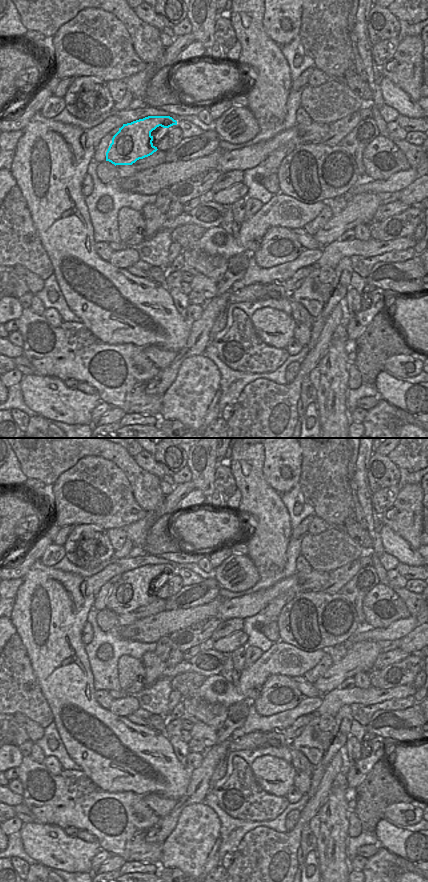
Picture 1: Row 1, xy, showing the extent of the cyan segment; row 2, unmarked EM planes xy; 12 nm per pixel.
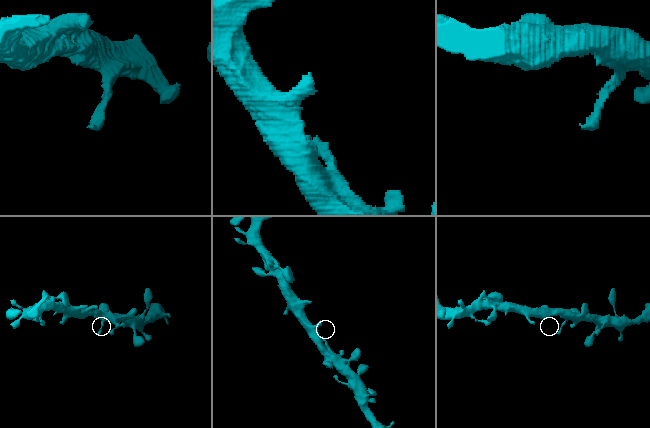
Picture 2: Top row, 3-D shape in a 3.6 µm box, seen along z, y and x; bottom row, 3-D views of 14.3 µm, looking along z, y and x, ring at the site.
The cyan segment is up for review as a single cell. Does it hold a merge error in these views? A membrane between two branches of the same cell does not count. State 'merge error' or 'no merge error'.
no merge error

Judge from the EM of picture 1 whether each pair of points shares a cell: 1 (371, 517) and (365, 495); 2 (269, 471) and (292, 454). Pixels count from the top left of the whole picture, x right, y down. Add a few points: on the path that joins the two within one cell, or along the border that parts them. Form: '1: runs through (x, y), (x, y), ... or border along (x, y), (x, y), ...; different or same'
1: runs through (369, 512), (365, 500); same
2: runs through (275, 470), (286, 459); same

